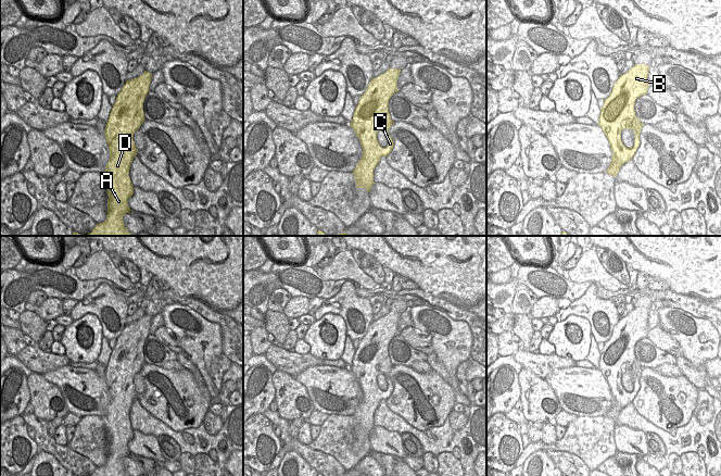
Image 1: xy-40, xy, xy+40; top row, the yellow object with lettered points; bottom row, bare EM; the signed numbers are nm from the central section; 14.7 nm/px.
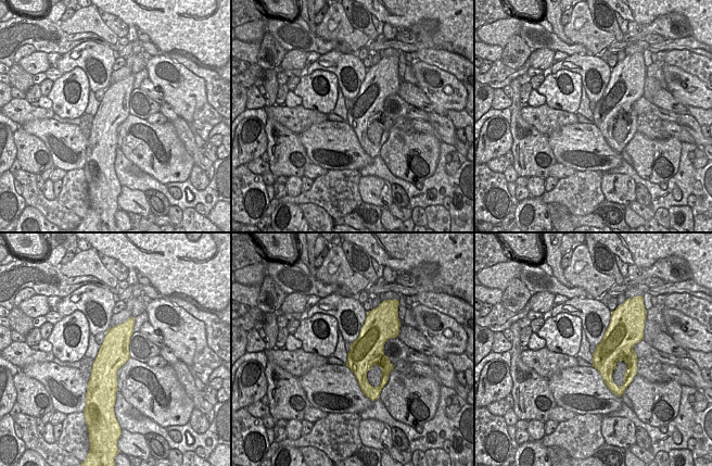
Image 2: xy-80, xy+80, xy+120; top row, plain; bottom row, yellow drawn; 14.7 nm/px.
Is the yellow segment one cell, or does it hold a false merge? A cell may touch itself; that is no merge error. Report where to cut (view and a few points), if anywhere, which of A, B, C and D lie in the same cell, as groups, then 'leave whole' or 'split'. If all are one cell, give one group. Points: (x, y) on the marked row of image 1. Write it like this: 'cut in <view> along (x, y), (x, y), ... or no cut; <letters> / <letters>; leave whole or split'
no cut; A B C D; leave whole

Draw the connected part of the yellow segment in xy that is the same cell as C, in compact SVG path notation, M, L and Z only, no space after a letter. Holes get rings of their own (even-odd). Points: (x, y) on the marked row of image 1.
M390 67L387 72L369 82L365 93L360 96L358 104L355 108L352 122L349 124L355 130L363 148L362 159L353 171L356 188L365 188L368 192L375 184L374 171L376 166L382 156L388 156L390 154L394 146L393 139L389 135L389 129L394 123L389 113L389 100L399 91L397 78L400 72L401 70ZM380 130L387 133L388 146L385 148L382 148L377 140L377 134Z

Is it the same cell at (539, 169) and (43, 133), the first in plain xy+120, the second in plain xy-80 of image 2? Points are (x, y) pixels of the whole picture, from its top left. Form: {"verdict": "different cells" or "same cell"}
{"verdict": "different cells"}

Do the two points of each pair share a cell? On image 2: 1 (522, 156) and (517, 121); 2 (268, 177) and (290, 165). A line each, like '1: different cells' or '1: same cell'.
1: same cell
2: different cells

